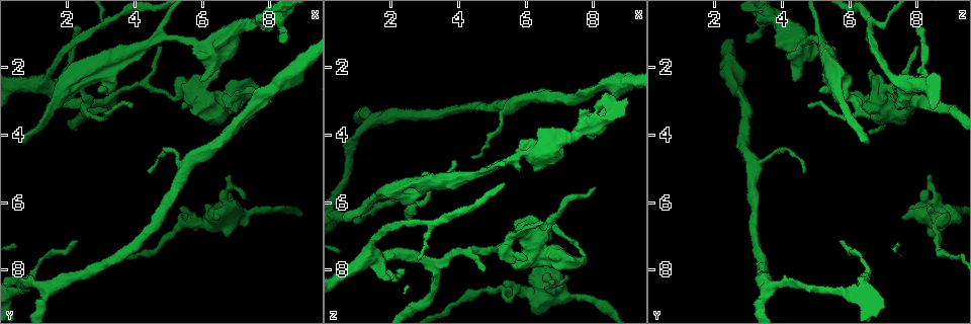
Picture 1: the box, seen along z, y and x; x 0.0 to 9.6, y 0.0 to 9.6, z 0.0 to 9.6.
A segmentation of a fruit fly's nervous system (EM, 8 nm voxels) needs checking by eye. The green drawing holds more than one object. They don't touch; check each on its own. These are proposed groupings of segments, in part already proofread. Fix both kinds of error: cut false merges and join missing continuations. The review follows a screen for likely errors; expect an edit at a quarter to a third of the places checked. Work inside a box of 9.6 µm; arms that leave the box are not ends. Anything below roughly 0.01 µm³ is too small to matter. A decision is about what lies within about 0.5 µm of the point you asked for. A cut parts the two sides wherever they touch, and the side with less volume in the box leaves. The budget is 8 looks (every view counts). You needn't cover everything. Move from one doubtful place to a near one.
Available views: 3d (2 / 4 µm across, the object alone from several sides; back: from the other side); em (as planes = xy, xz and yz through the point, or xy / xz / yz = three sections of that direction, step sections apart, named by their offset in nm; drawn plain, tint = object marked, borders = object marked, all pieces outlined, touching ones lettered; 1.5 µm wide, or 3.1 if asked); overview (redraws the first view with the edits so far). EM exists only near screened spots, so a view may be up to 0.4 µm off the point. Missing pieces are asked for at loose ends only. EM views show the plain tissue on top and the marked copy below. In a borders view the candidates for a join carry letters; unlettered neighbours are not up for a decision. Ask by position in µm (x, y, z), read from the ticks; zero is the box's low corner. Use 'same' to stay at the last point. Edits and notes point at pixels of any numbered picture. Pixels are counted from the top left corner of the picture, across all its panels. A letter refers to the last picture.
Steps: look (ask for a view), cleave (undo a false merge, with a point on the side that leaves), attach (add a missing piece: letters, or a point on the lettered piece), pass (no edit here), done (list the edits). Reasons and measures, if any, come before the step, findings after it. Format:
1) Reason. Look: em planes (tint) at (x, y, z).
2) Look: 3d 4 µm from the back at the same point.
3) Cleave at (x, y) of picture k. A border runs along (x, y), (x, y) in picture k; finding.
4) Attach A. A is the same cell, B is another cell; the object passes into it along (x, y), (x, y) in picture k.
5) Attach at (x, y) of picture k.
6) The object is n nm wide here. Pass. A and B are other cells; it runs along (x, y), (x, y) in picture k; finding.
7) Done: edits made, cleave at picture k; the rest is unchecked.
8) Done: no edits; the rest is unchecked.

Free end. Look: 3d 4 µm at (8.50, 1.20, 2.95).

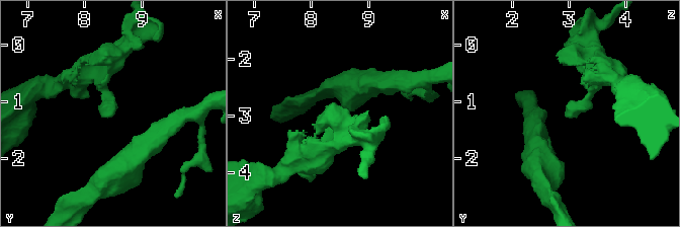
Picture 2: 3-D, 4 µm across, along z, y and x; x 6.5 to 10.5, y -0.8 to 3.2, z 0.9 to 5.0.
Look: em planes (borders) at (8.50, 1.20, 2.90).

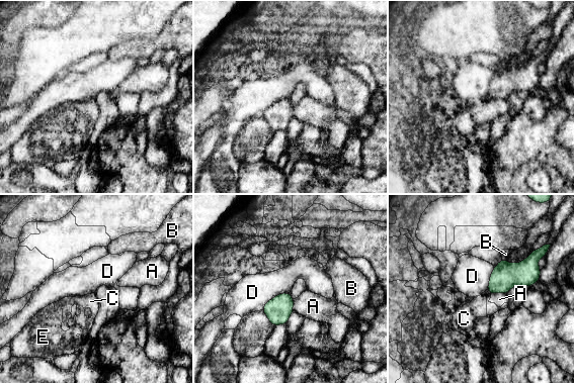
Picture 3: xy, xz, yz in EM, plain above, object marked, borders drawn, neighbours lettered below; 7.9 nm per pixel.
The object is 190 nm wide here. Pass. A, B, C, D and E are other cells; a border runs along (289, 292), (275, 295), (261, 309) in picture 3; none of them fits.

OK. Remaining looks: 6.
Free end. Look: 3d 4 µm at (8.05, 3.05, 5.55).

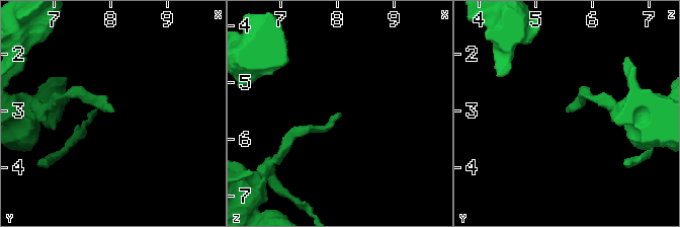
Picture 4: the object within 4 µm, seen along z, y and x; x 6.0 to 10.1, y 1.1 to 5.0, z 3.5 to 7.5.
Shape alone is not enough. Look: em yz step 4 (tint) at (8.05, 2.95, 5.55).

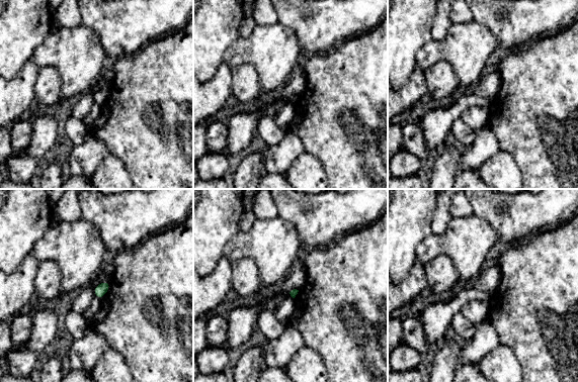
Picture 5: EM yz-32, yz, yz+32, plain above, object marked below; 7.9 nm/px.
Look: em planes (borders) at the same point.

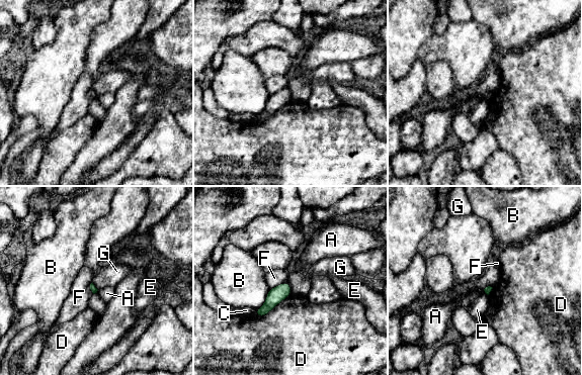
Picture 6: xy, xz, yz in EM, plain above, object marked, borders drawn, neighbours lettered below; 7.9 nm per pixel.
The longest contact is with D, 340 nm. Pass. A, B, C, D, E, F and G are other cells; a border runs along (287, 281), (292, 293) in picture 6; none of them fits.

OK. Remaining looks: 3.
An open end. Look: em planes (borders) at (5.35, 6.15, 8.35).

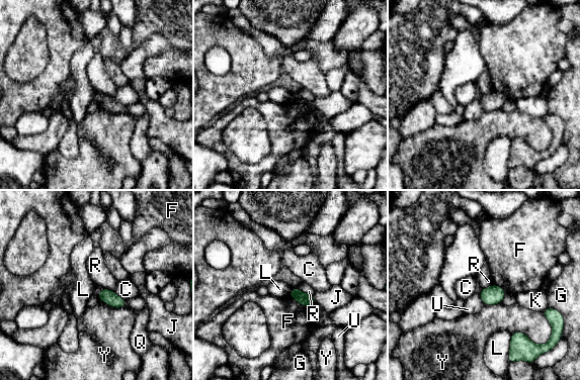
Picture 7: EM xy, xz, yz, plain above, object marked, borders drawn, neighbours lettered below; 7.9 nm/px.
Pass. C, F, G, J, K, L, Q, R, U and Y are other cells; a border runs along (512, 335), (508, 353) in picture 7; no lettered piece goes on from it.

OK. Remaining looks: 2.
Done: no edits; the rest is unchecked.

